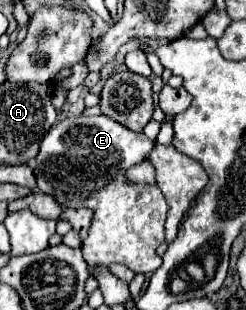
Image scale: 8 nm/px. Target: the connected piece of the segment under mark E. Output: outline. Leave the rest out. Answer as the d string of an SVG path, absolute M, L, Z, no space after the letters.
M74 116L64 118L58 124L54 124L46 136L40 142L40 152L36 156L36 180L38 190L52 194L62 206L68 208L92 208L94 220L90 226L88 238L82 242L82 256L88 262L88 268L94 270L98 266L108 268L110 264L124 264L136 274L148 274L154 272L160 266L160 256L156 254L156 248L164 242L164 222L168 204L158 190L158 186L142 186L142 184L128 184L124 180L126 168L130 168L136 162L142 162L148 152L154 148L154 142L148 140L144 134L134 134L126 126L110 120L108 116Z

